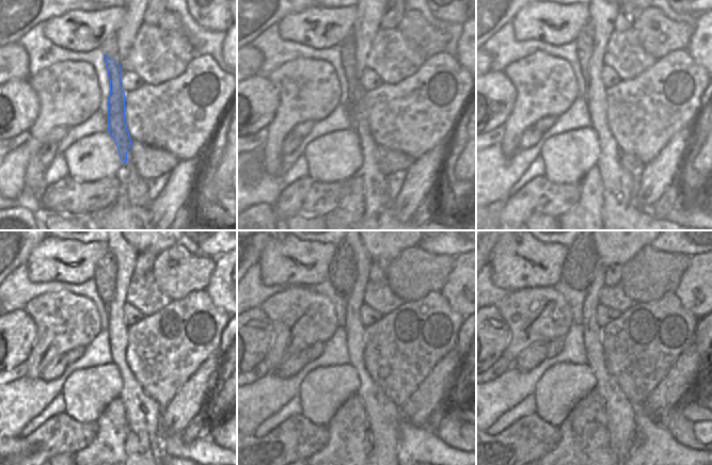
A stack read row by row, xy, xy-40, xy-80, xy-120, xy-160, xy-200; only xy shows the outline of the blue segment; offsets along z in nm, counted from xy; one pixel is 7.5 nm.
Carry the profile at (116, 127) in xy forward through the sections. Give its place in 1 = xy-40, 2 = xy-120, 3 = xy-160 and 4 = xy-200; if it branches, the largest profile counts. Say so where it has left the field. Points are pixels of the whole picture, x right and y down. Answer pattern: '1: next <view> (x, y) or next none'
1: next xy-40 (354, 92)
2: next xy-120 (105, 276)
3: next xy-160 (342, 272)
4: next xy-200 (579, 267)

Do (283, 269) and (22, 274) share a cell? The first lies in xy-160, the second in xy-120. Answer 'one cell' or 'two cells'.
two cells

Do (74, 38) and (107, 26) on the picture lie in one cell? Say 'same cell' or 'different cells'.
same cell

